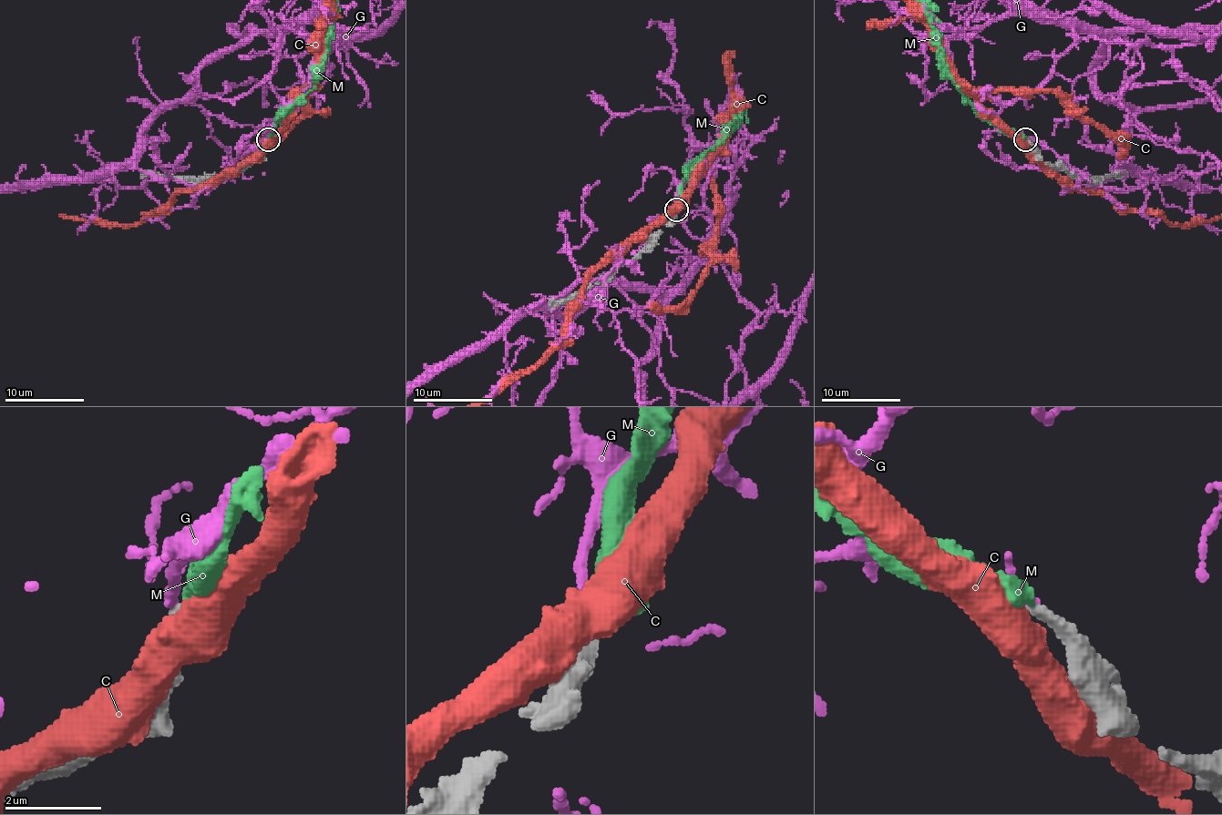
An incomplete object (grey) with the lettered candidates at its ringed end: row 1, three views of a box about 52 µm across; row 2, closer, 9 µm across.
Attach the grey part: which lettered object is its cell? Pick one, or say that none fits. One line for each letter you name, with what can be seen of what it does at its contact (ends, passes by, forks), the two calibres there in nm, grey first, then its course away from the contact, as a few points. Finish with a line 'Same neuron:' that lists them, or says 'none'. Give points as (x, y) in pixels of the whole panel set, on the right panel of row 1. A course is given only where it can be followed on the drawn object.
M: It ends there. Thickness 320 nm (grey) against 480 nm
Same neuron: M

